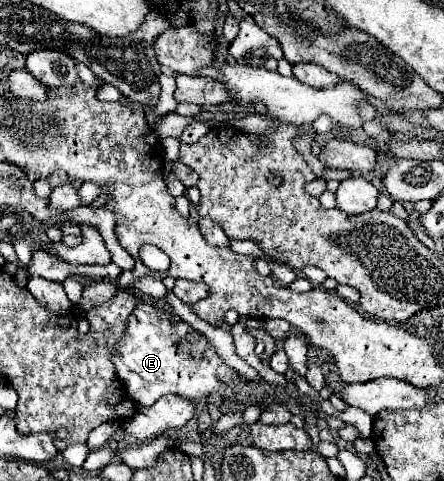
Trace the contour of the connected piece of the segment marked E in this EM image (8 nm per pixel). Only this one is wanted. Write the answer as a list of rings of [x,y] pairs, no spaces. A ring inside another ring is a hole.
[[[136,305],[130,313],[126,319],[126,333],[122,335],[122,341],[118,341],[112,361],[118,377],[130,387],[126,389],[128,397],[144,407],[168,393],[182,395],[194,403],[206,399],[220,405],[222,399],[230,399],[230,395],[242,405],[252,403],[248,383],[216,355],[214,347],[202,333],[194,331],[188,323],[172,321],[152,305]]]

